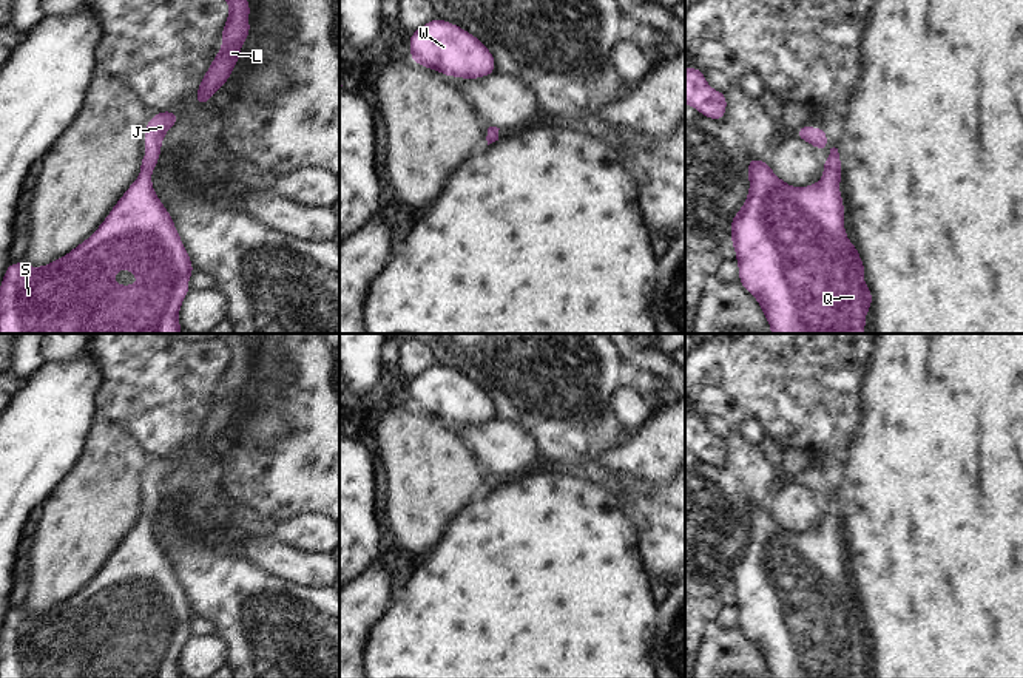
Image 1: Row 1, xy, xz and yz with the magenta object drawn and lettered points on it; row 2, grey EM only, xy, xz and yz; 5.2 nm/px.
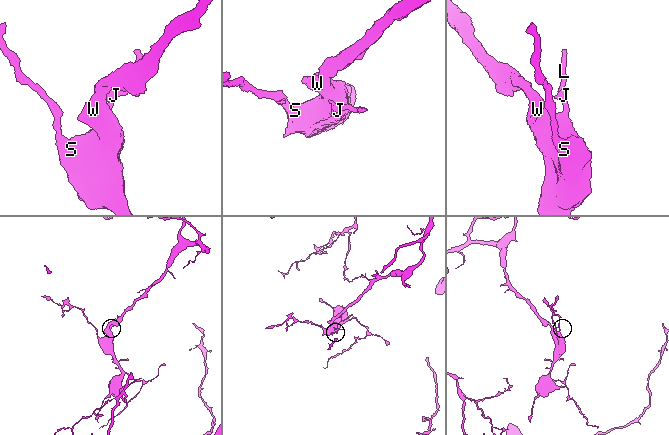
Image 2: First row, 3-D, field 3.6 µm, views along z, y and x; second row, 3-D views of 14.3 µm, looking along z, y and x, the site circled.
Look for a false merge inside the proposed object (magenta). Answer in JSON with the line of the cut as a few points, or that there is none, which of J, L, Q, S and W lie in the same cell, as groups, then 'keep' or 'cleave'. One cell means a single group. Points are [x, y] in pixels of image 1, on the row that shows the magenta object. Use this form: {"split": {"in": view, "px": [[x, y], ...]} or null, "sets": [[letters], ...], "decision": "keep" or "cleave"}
{"split": null, "sets": [["J", "L", "Q", "S", "W"]], "decision": "keep"}

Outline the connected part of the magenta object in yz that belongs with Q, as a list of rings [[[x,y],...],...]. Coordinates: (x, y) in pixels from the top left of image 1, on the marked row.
[[[830,148],[830,158],[822,162],[822,167],[824,175],[819,182],[796,188],[775,176],[770,162],[747,161],[750,190],[742,208],[731,219],[730,244],[736,249],[739,284],[761,304],[771,334],[863,334],[866,312],[872,309],[870,286],[861,281],[866,276],[864,264],[844,232],[838,148]]]

